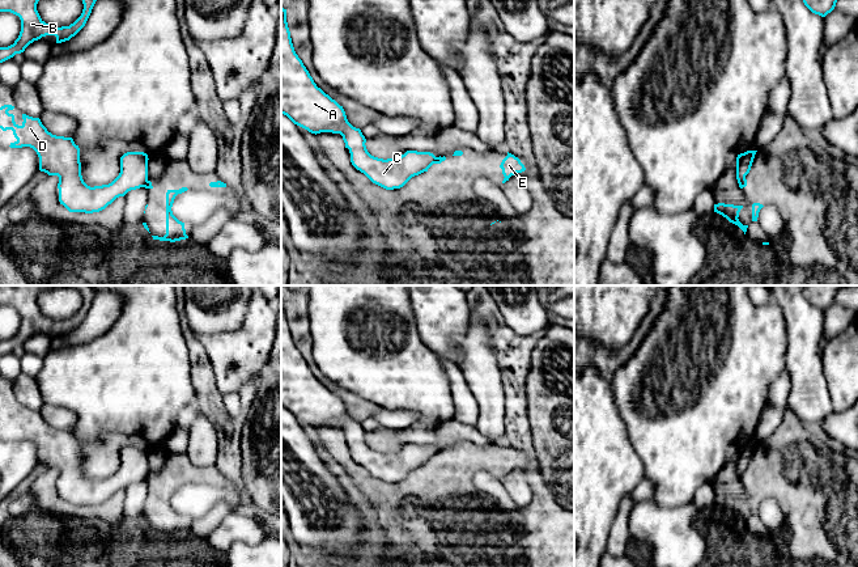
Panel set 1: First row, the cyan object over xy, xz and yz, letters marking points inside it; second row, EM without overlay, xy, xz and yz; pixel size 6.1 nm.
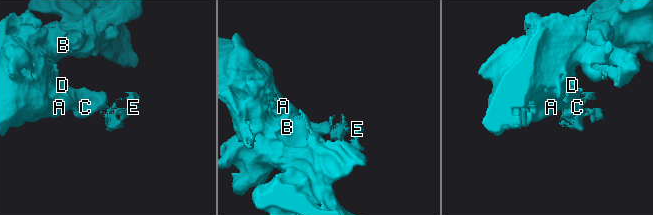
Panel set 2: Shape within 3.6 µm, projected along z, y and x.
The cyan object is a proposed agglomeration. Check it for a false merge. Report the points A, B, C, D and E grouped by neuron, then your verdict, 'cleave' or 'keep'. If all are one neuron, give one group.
groups A B C D / E; cleave

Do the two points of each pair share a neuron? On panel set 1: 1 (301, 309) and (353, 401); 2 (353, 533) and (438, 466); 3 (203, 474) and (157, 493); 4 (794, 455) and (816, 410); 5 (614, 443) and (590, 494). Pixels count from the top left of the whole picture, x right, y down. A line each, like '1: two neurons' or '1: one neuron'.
1: one neuron
2: two neurons
3: one neuron
4: two neurons
5: one neuron

